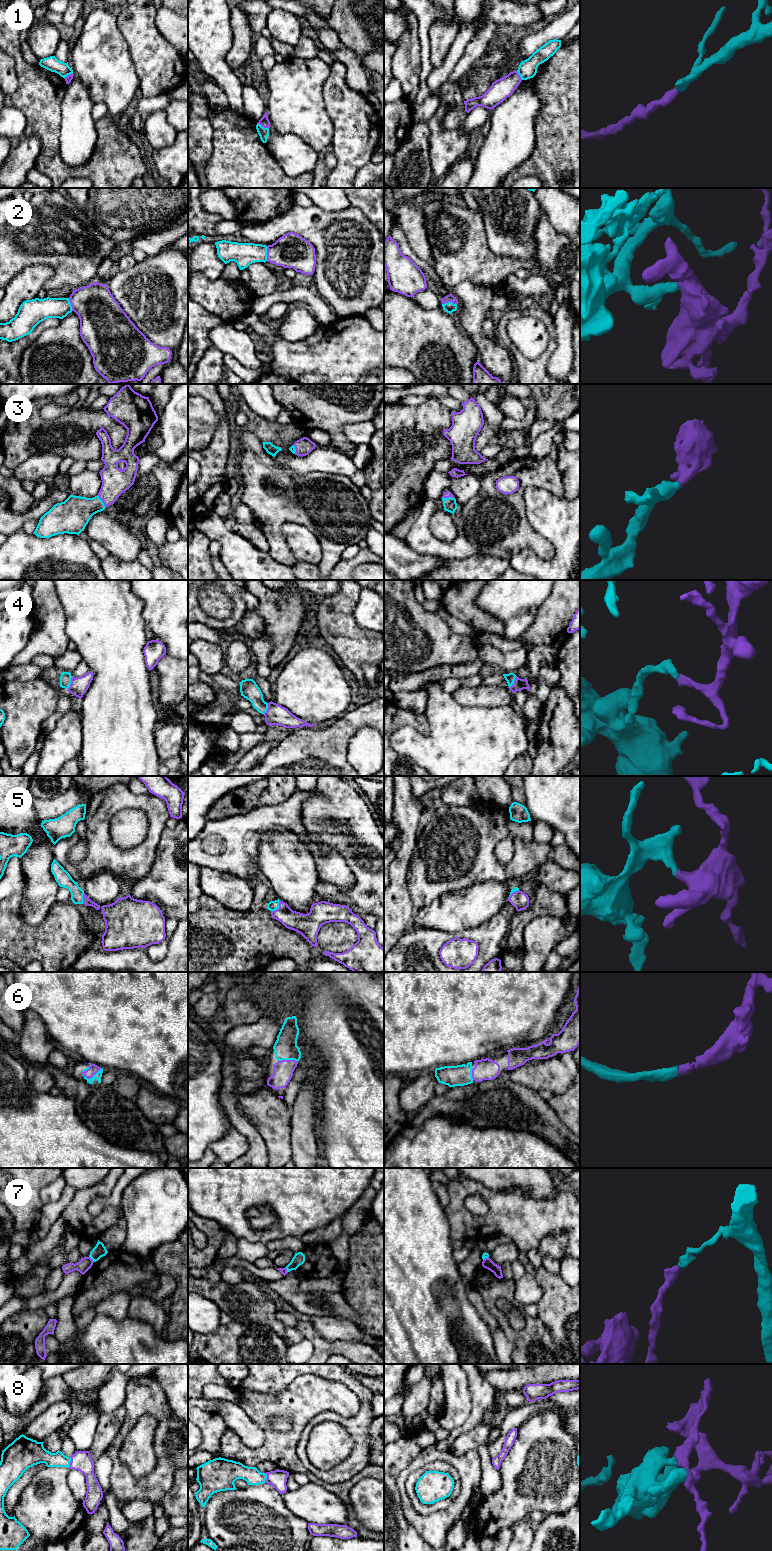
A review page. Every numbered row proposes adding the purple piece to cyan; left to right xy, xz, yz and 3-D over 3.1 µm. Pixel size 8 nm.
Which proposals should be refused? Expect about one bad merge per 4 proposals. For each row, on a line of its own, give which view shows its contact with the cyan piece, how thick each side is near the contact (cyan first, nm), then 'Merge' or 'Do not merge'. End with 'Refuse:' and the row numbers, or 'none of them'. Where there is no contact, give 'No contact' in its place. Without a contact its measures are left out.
1: Touches cyan in xz. Thickness 80 nm (cyan) against 80 nm. Do not merge
2: Touches cyan in xz. Thickness 190 nm (cyan) against 280 nm. Merge
3: Touches cyan in yz. Thickness 110 nm (cyan) against 60 nm. Merge
4: Touches cyan in xy. Thickness 100 nm (cyan) against 140 nm. Merge
5: Touches cyan in xz. Thickness 80 nm (cyan) against 160 nm. Merge
6: Touches cyan in xy. Thickness 60 nm (cyan) against 80 nm. Merge
7: Touches cyan in xy. Thickness 100 nm (cyan) against 100 nm. Do not merge
8: Touches cyan in xy. Thickness 130 nm (cyan) against 160 nm. Merge
Refuse: 1, 7

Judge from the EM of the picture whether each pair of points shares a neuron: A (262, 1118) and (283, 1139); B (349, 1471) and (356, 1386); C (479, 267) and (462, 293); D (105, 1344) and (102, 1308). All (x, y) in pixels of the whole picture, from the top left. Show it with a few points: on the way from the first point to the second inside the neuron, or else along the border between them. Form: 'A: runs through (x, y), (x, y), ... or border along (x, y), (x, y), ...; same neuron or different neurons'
A: runs through (267, 1123), (278, 1134); same neuron
B: runs through (361, 1450), (361, 1421), (364, 1417), (364, 1407); same neuron
C: border along (492, 289), (461, 281), (451, 290); different neurons
D: border along (97, 1313), (114, 1319), (126, 1317); different neurons

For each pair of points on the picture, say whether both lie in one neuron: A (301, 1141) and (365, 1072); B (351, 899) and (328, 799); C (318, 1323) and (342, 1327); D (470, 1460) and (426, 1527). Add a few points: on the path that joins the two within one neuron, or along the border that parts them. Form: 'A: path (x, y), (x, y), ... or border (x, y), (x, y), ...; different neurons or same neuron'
A: border (316, 1128), (316, 1136), (321, 1151); different neurons
B: path (361, 874), (361, 837), (351, 824); same neuron
C: path (324, 1325), (336, 1327); same neuron
D: path (469, 1479), (465, 1496), (445, 1518); same neuron

